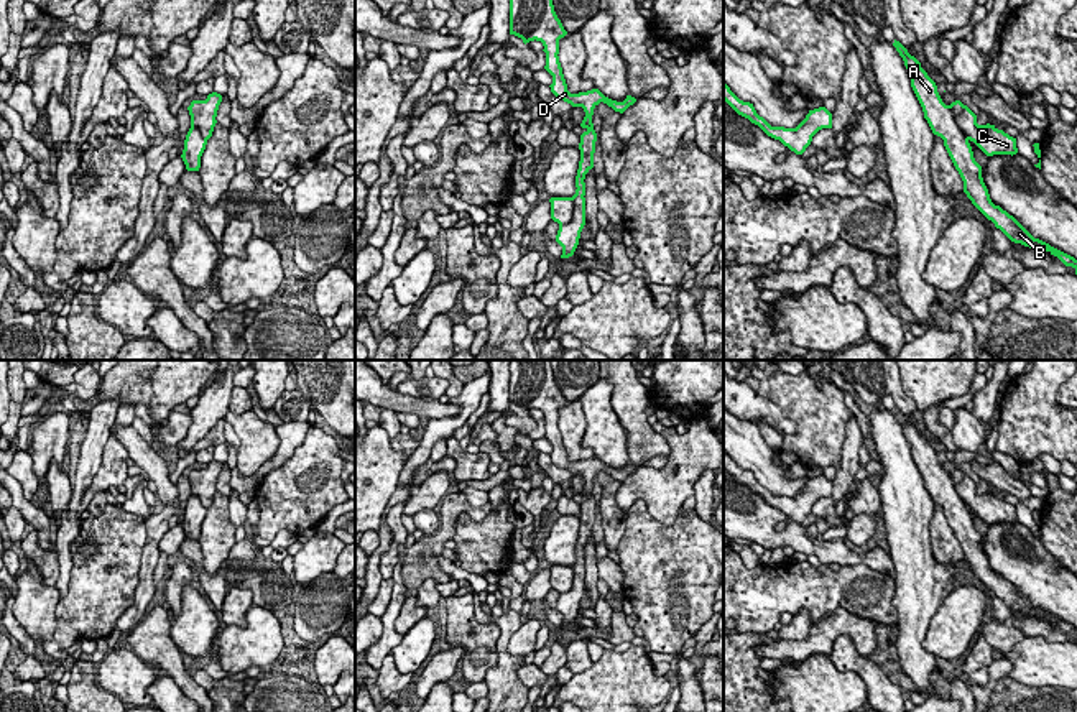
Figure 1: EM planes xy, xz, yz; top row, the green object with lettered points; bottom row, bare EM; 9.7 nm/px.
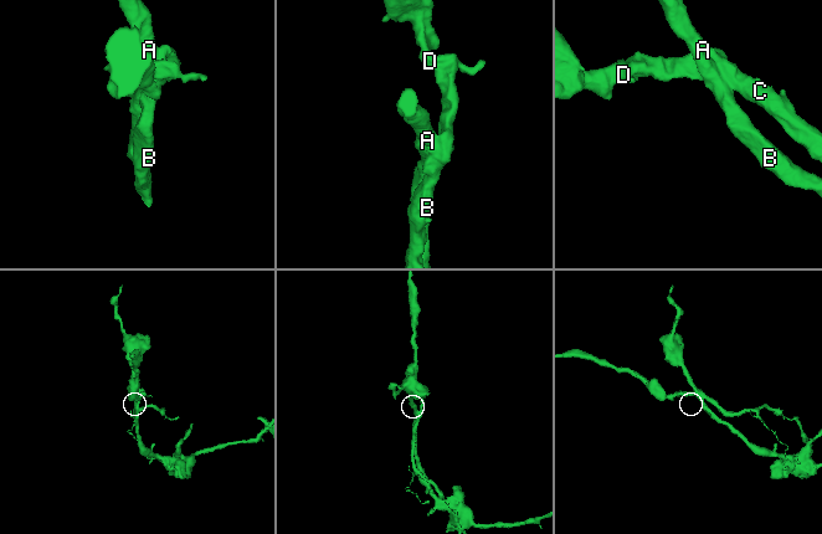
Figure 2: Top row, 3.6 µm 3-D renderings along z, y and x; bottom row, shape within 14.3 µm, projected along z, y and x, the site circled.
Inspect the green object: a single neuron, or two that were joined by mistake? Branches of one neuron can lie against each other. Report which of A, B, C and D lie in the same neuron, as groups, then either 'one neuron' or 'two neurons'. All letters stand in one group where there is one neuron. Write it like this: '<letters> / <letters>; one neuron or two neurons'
A B C D; one neuron

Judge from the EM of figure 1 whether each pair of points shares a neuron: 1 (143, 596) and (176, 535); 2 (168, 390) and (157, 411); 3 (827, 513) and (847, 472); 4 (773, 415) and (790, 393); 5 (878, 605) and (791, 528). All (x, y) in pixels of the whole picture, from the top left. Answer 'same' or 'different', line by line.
1: different
2: same
3: different
4: different
5: different

